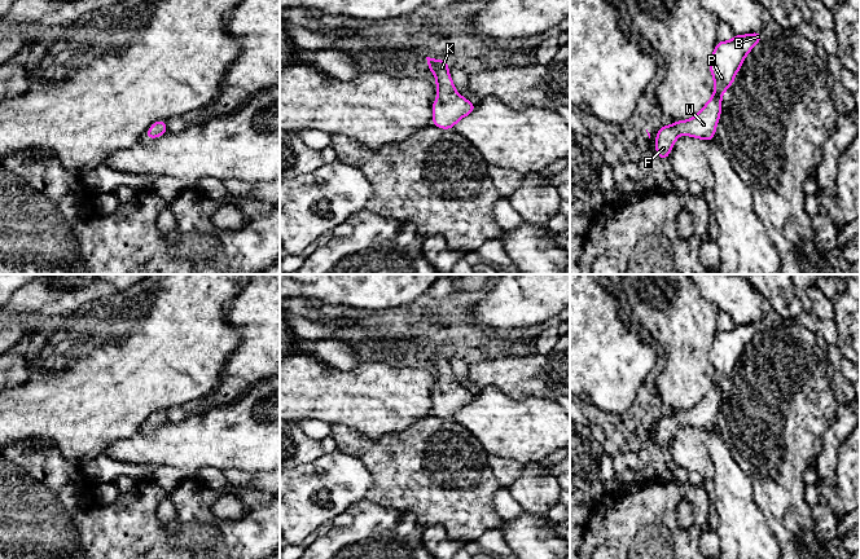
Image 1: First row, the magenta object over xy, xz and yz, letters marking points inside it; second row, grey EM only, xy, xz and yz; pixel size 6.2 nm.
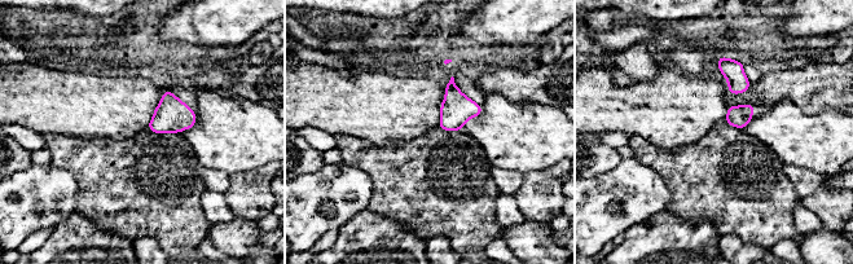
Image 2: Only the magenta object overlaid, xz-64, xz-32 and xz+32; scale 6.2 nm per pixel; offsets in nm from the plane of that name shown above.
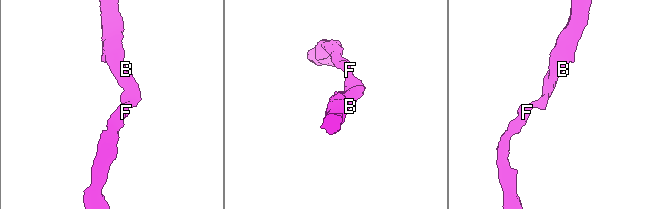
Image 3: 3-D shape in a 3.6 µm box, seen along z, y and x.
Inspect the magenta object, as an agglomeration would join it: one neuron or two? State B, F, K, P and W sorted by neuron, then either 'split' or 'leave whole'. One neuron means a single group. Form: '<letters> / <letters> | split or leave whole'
B F K P W | leave whole

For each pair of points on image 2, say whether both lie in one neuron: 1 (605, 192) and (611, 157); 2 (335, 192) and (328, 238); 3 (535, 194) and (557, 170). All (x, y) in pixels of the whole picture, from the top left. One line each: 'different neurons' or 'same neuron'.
1: different neurons
2: different neurons
3: same neuron

